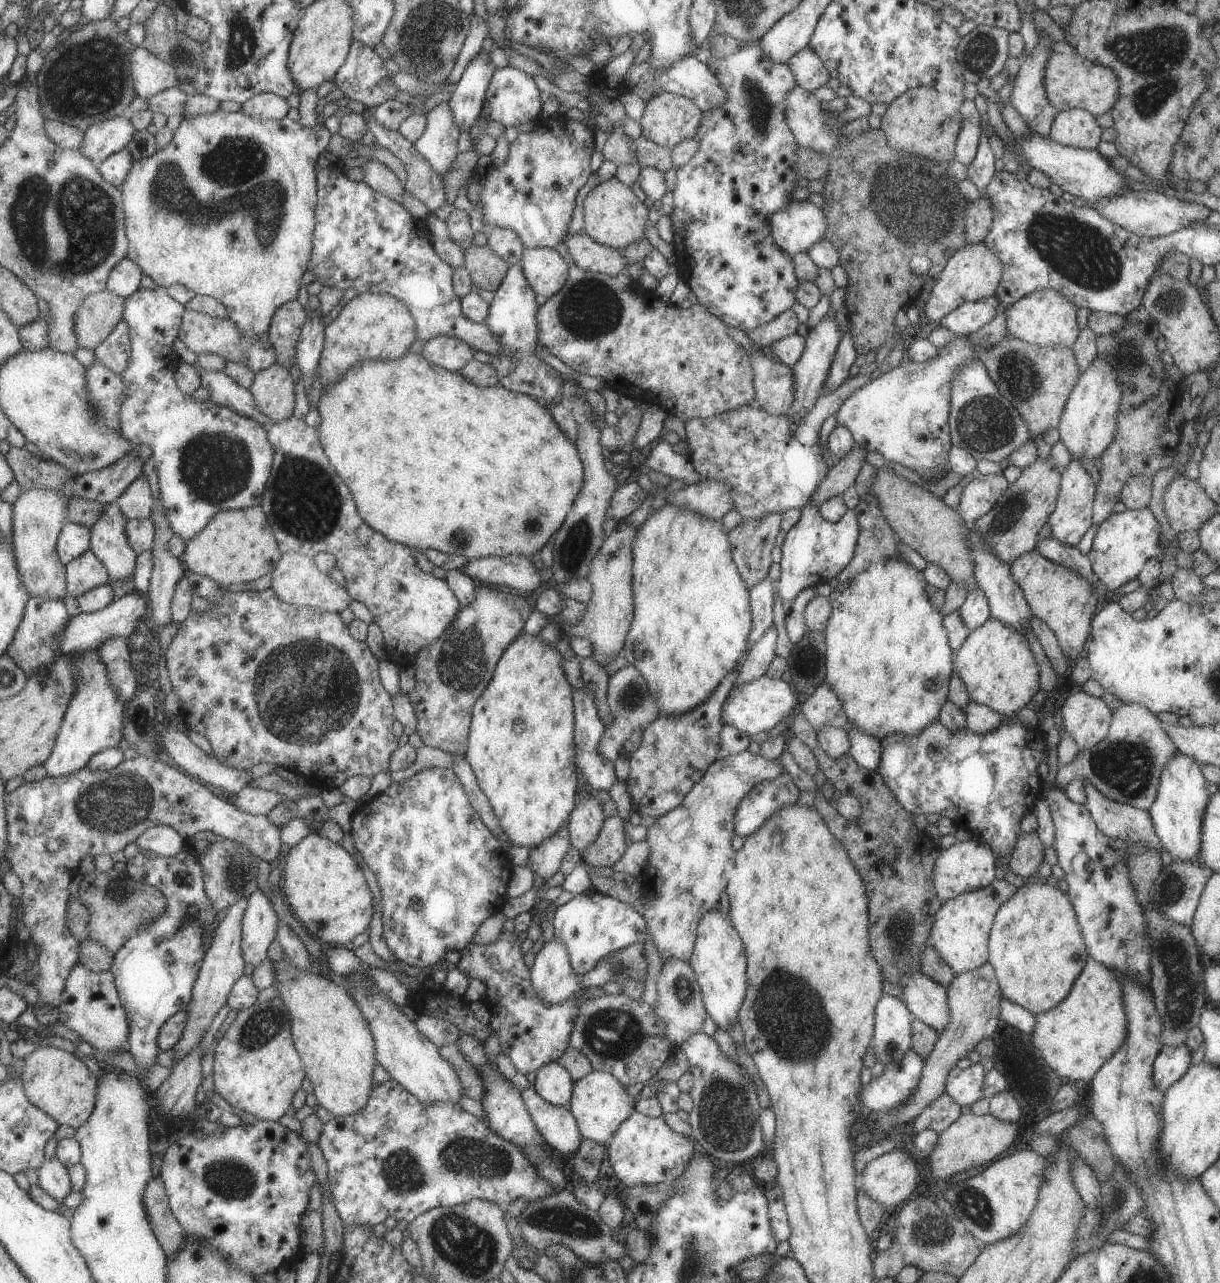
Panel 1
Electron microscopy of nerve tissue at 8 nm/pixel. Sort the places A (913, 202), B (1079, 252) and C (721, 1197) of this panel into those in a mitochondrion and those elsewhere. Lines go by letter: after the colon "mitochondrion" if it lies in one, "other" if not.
A: mitochondrion
B: mitochondrion
C: other

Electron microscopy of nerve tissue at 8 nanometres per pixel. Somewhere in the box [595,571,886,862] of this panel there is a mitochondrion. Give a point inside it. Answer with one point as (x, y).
(630, 698)

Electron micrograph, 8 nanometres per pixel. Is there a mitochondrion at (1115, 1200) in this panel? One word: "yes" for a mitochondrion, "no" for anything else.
yes

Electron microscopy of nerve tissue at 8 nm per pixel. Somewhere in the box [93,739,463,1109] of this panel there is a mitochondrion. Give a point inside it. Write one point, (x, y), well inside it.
(236, 869)

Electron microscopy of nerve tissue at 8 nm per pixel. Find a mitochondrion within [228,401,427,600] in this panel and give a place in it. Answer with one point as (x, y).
(306, 504)

